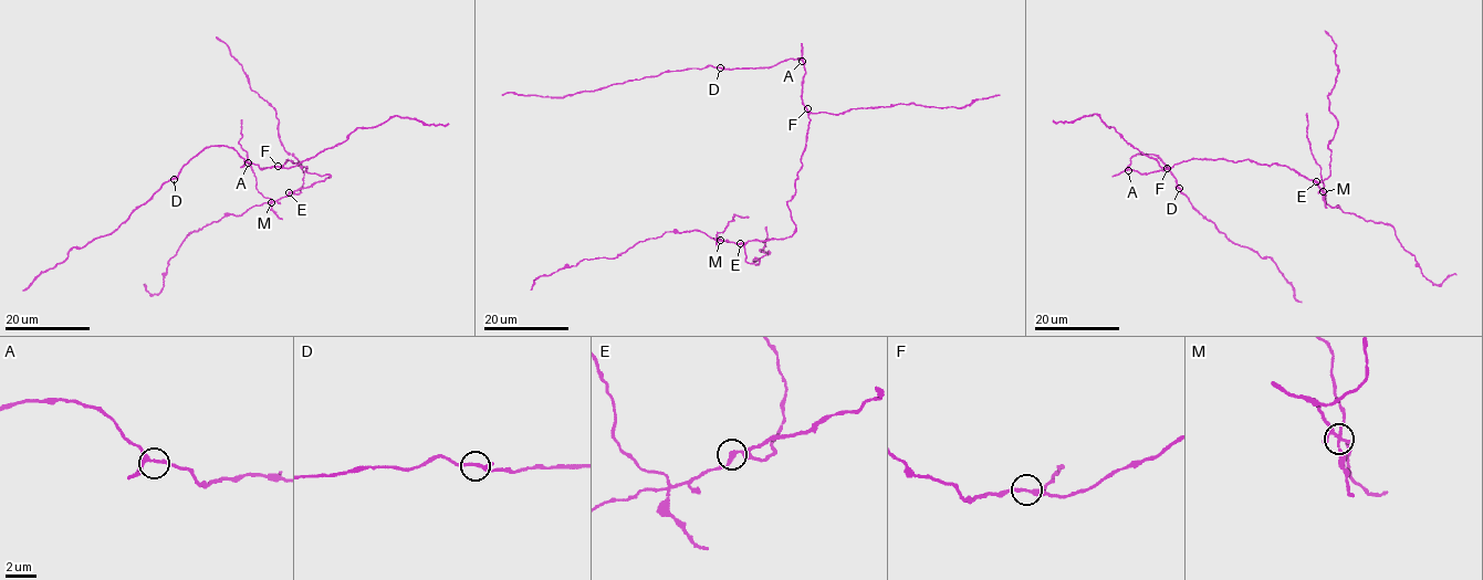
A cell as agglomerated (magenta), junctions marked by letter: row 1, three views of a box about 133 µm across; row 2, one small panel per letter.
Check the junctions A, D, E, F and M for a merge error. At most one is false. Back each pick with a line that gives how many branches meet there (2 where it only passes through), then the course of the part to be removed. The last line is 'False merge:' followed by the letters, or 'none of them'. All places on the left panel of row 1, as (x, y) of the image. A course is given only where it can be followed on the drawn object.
M: 4 branches meet; foreign part runs (271, 201), (256, 188), (247, 151), (240, 144), (242, 119)
False merge: M

